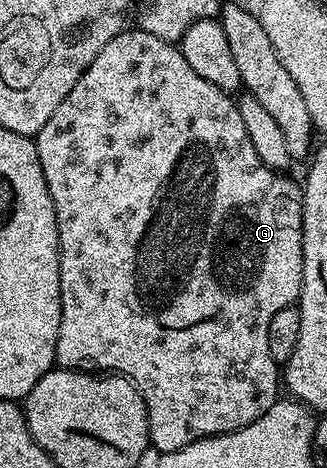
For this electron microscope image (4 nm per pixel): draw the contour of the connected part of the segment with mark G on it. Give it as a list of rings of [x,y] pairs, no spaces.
[[[125,29],[115,35],[90,61],[86,73],[78,77],[78,85],[66,93],[66,101],[54,109],[50,121],[42,125],[40,132],[34,137],[38,149],[38,161],[42,161],[42,173],[46,177],[46,189],[50,189],[50,197],[54,201],[54,213],[58,225],[58,245],[60,246],[60,300],[62,301],[62,321],[58,325],[58,345],[56,346],[56,363],[64,369],[84,369],[93,363],[93,368],[104,373],[115,373],[129,380],[137,393],[144,399],[144,406],[148,408],[148,441],[157,451],[177,451],[199,439],[209,439],[215,435],[225,435],[231,431],[242,429],[260,418],[278,402],[276,383],[278,387],[278,365],[274,357],[270,357],[270,341],[266,333],[270,333],[270,319],[280,309],[293,306],[299,300],[302,289],[302,233],[300,232],[300,197],[297,188],[292,188],[277,172],[270,170],[254,153],[254,145],[250,141],[250,133],[246,133],[246,125],[242,125],[242,113],[237,102],[229,92],[223,91],[216,85],[206,81],[194,73],[186,57],[183,56],[179,46],[168,43],[166,40],[152,36],[151,33],[141,29]]]

